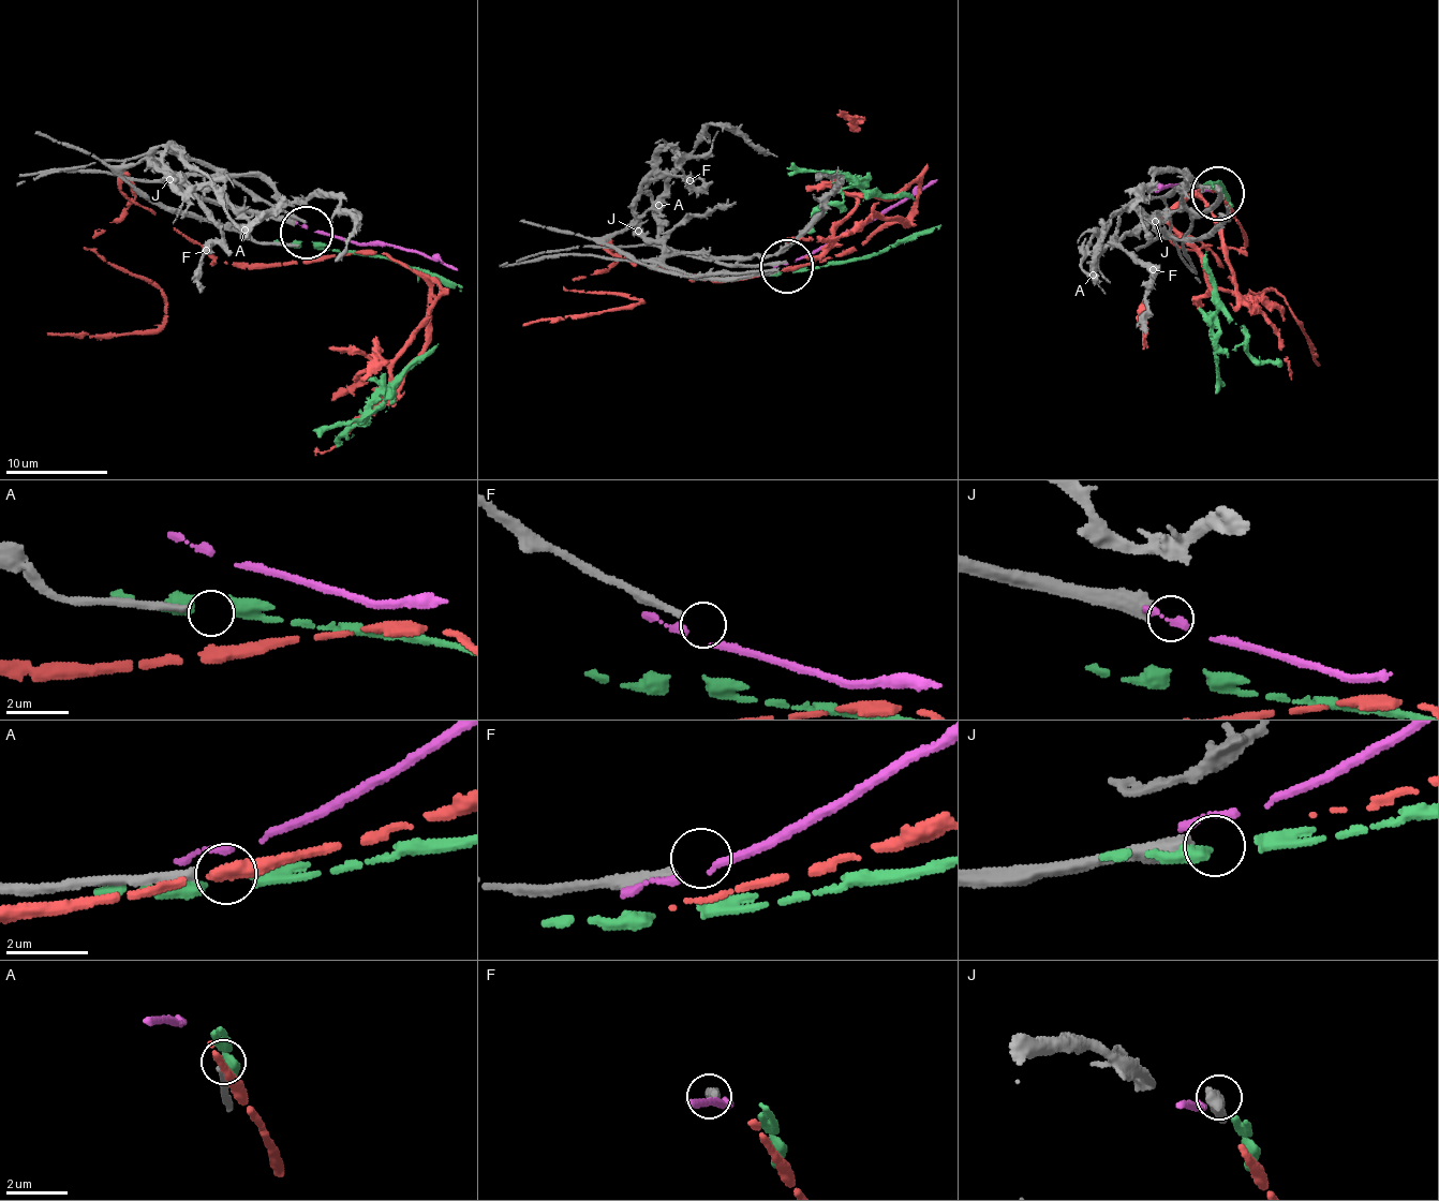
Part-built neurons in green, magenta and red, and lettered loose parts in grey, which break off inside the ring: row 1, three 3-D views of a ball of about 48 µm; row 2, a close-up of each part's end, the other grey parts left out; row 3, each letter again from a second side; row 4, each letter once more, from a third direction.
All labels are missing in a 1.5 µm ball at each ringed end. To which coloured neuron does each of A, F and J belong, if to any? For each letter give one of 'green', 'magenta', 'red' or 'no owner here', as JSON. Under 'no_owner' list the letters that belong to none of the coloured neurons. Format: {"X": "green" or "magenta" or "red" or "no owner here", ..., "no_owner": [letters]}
{"A": "no owner here", "F": "no owner here", "J": "no owner here", "no_owner": ["A", "F", "J"]}

